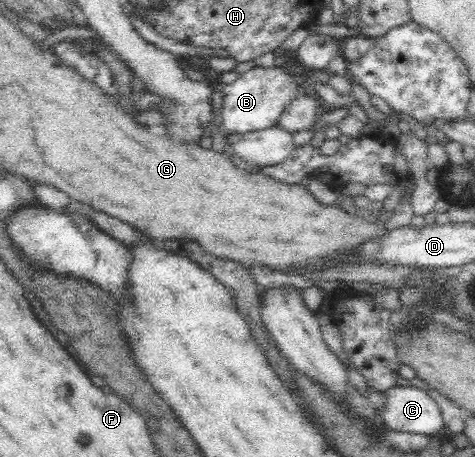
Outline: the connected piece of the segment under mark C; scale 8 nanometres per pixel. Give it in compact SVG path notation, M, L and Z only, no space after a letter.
M392 386L385 394L384 409L376 410L390 430L428 436L446 430L440 406L426 391L414 386Z

